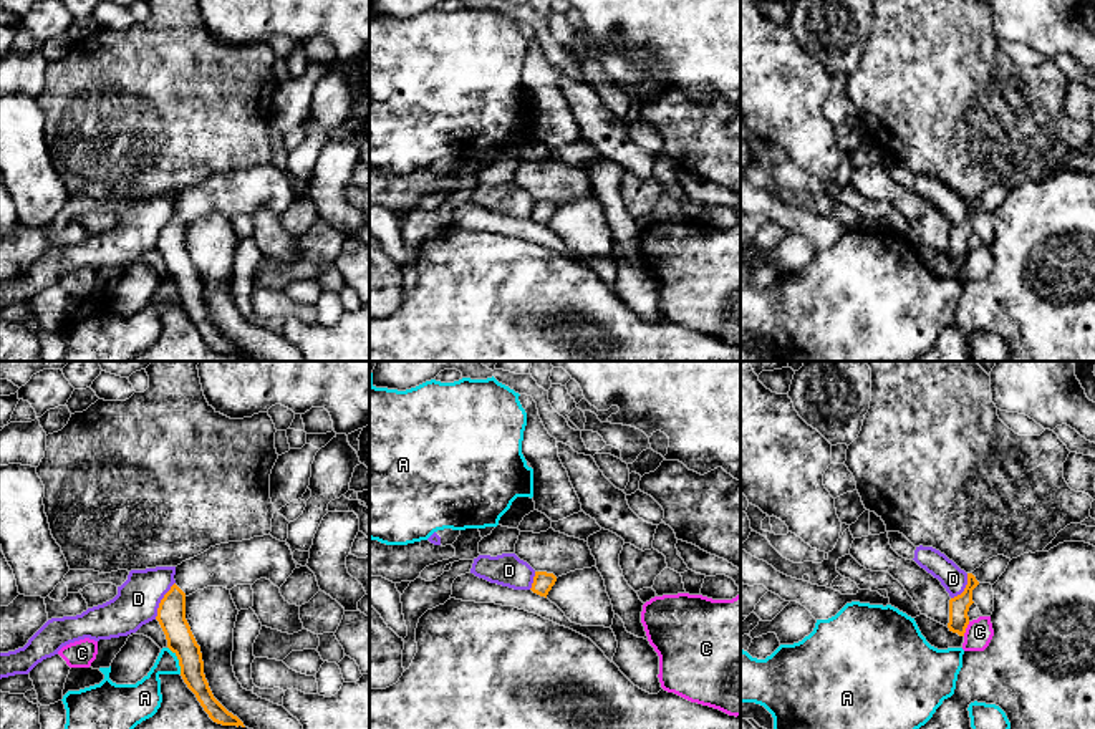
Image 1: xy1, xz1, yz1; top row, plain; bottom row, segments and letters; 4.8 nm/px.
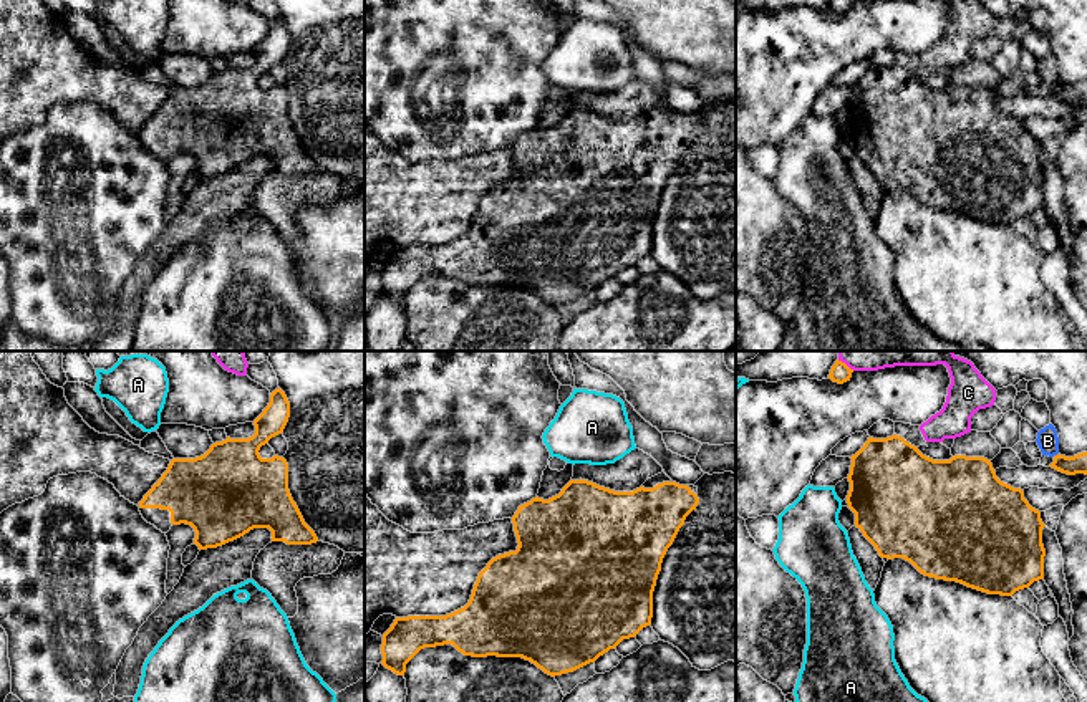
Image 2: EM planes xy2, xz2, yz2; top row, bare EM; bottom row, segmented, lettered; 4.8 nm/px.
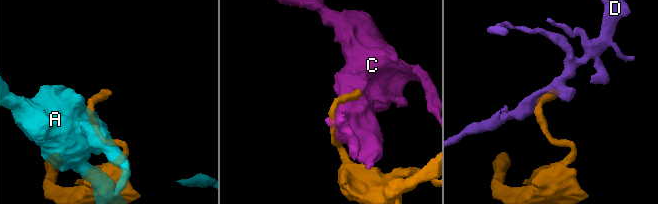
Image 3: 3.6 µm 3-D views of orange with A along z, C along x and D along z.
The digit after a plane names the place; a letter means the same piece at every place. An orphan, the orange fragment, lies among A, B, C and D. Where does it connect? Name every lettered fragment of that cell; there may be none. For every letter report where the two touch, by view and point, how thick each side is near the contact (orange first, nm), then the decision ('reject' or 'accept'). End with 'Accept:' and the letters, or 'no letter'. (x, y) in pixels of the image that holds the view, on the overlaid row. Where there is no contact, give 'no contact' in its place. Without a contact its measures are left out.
A: meets orange in xy1 at (178, 658); 140 nm thick on the orange side, 170 nm on the other; reject
B: meets orange in yz2 at (1054, 456); 90 nm thick on the orange side, 110 nm on the other; reject
C: meets orange in yz1 at (966, 627); 100 nm thick on the orange side, 130 nm on the other; reject
D: meets orange in xy1 at (161, 600); 140 nm thick on the orange side, 220 nm on the other; reject
Accept: no letter

